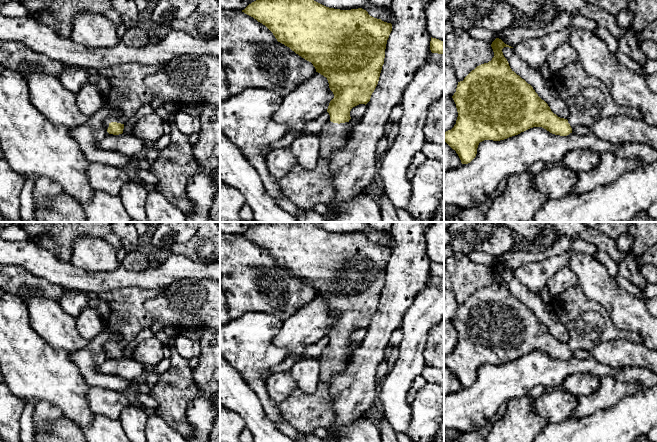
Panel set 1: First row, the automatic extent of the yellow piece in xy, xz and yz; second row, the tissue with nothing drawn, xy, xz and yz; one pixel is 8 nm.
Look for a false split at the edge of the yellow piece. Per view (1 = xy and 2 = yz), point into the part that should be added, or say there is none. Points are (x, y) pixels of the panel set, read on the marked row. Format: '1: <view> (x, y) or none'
1: xy (122, 86)
2: yz (588, 100)

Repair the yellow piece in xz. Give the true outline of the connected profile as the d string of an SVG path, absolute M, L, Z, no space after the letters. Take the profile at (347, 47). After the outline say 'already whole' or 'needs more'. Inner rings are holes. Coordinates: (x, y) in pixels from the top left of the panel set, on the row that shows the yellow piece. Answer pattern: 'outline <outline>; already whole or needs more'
outline M256 0L242 12L265 25L278 42L311 62L316 72L328 80L329 88L333 92L334 98L330 101L327 109L330 120L319 133L320 151L318 161L313 169L306 169L295 164L284 177L279 179L282 193L301 209L313 210L317 204L328 204L335 196L330 159L334 152L342 149L349 140L352 131L349 123L351 109L359 104L366 105L378 84L384 64L387 40L392 31L392 24L370 16L362 8L340 10L326 7L314 0Z; needs more

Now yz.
outline M499 38L492 42L491 47L494 52L492 60L477 66L463 81L458 82L456 92L452 96L458 117L454 127L444 132L444 141L456 151L462 164L468 164L476 157L480 142L504 140L533 127L542 127L552 134L567 136L572 133L575 126L590 127L598 120L609 116L641 118L637 109L617 104L604 83L588 75L578 61L551 75L551 86L569 110L567 119L560 118L551 111L533 87L510 68L502 49L513 47Z; needs more

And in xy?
outline M125 63L99 70L90 67L84 68L89 74L89 82L94 84L101 93L103 105L120 111L119 115L108 116L103 121L103 125L107 130L106 134L119 135L123 133L124 124L136 114L138 109L145 104L150 104L154 99L155 94L146 86L144 79L157 73L162 65Z; needs more

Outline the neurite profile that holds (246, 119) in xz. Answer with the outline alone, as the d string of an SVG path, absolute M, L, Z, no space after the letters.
M249 87L238 94L230 95L220 102L220 131L234 143L245 158L257 170L268 195L277 202L283 195L279 179L274 178L265 165L265 149L287 133L287 127L273 120L282 102L282 97L272 90Z

